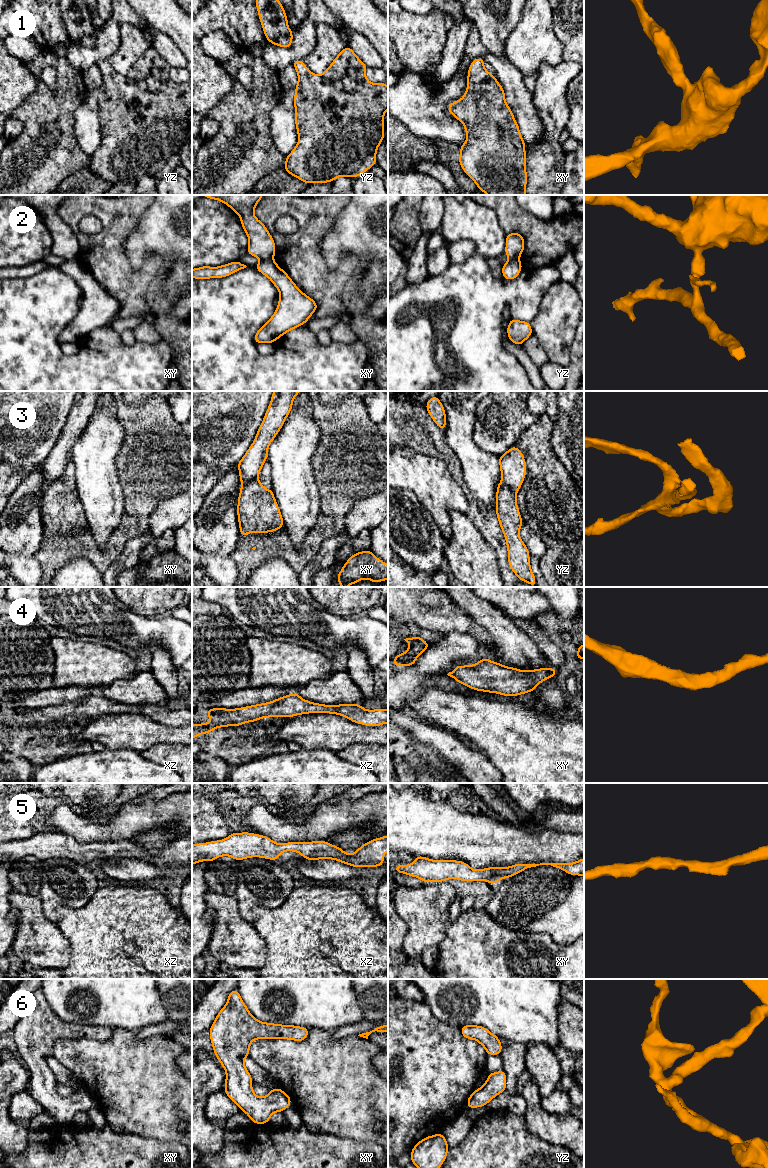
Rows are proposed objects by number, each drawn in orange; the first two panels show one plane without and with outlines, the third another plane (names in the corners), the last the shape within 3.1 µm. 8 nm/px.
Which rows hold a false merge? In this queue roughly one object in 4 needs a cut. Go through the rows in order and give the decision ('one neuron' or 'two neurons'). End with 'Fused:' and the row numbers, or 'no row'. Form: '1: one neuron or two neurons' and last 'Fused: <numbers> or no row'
1: one neuron
2: two neurons
3: one neuron
4: one neuron
5: one neuron
6: one neuron
Fused: 2

